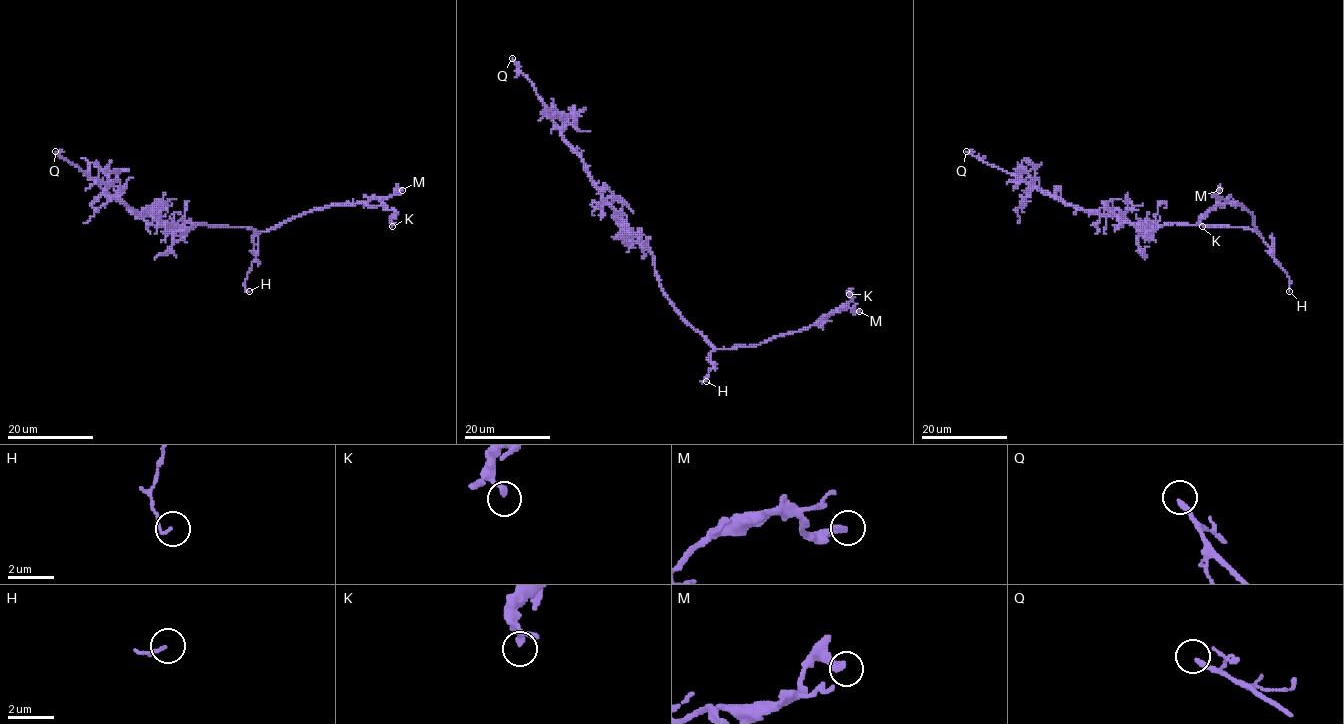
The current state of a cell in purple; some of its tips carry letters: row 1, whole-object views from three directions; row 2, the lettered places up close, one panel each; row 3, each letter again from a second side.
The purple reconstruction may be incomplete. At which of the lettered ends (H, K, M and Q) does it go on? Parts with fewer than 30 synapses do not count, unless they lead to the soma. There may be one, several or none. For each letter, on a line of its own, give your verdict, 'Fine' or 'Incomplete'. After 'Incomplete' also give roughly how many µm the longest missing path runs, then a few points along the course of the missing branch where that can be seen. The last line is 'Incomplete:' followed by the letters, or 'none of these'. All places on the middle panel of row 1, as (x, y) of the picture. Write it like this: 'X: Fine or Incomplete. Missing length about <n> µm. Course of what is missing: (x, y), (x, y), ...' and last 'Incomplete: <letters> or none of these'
H: Fine
K: Fine
M: Fine
Q: Incomplete. Missing length about 35 µm. Course of what is missing: (512, 58), (511, 50), (521, 32), (511, 16), (524, 14), (526, 9)
Incomplete: Q

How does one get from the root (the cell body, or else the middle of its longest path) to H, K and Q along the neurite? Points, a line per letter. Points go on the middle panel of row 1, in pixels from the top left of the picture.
H: (655, 270), (658, 284), (670, 304), (713, 348), (710, 354), (712, 367), (701, 382), (706, 381)
K: (655, 270), (673, 308), (715, 348), (752, 346), (805, 330), (848, 304), (849, 294)
Q: (655, 270), (650, 248), (603, 198), (582, 156), (565, 138), (562, 122), (545, 106), (531, 81), (512, 58)

